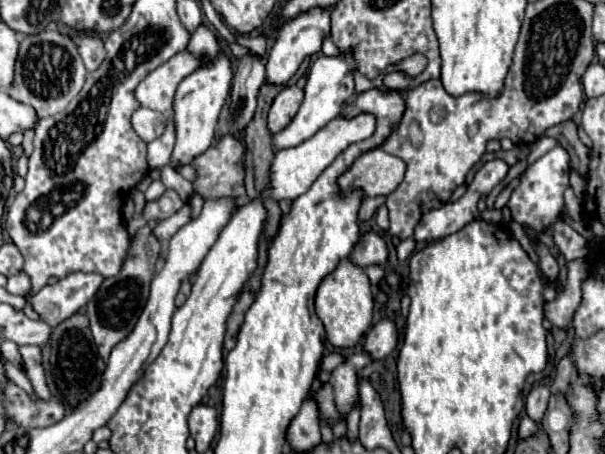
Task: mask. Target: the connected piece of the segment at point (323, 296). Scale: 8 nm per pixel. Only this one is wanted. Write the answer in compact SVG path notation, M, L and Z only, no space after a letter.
M344 257L340 265L322 279L316 291L316 315L326 327L326 337L334 347L354 347L366 329L372 323L374 295L370 287L370 279L362 267L352 263L350 257Z

